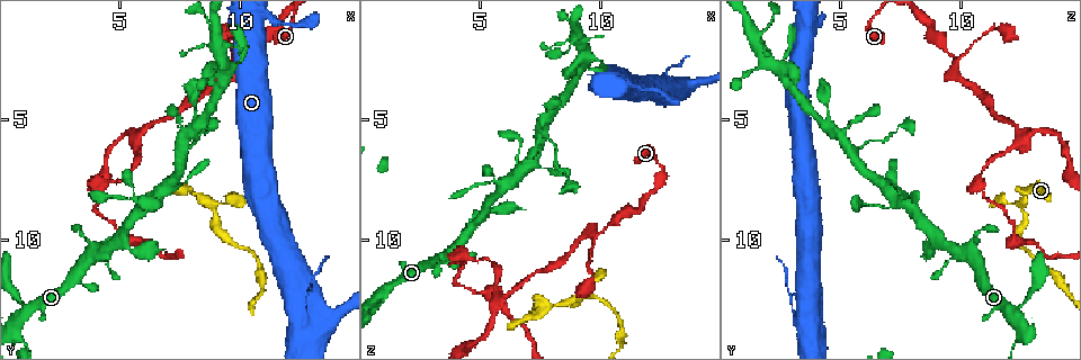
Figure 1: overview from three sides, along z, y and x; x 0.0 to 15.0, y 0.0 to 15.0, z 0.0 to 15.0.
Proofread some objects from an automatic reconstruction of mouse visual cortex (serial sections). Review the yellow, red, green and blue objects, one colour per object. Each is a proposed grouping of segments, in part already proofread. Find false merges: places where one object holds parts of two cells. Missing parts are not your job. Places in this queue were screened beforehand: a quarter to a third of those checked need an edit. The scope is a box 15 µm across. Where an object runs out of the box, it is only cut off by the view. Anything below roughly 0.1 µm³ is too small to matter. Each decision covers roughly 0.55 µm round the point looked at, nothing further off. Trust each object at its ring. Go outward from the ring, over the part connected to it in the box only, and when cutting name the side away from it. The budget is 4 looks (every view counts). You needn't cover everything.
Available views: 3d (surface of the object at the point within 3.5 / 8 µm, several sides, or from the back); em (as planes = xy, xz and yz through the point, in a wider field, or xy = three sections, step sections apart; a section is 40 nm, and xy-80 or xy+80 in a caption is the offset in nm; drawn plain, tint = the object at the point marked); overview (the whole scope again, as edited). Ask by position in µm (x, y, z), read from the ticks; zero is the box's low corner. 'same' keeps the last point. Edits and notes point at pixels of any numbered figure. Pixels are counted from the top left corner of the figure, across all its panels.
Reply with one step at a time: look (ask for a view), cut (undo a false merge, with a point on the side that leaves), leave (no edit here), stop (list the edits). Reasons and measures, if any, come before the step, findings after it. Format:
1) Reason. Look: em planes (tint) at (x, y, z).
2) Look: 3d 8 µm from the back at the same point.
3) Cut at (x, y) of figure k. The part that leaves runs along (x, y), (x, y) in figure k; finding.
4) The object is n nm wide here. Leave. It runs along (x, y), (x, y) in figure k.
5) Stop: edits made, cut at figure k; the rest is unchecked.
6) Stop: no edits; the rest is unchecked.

A fork. Look: 3d 3.5 µm at (10.0, 2.4, 9.8).

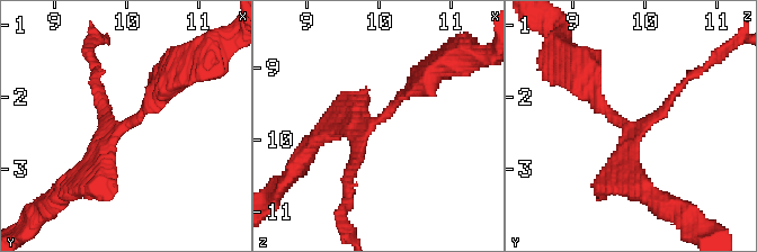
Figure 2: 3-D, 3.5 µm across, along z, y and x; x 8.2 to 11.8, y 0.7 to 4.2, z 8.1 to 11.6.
3 arms meet here; the arms are 150, 200, 250 nm wide. Look: em xy step 3 (tint) at (9.95, 2.40, 9.75).

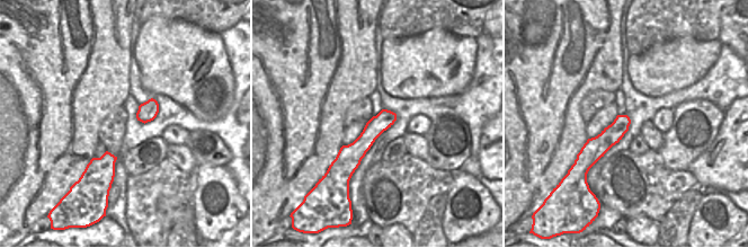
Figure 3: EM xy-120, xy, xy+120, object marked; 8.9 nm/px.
Leave. It runs along (392, 115), (348, 158), (343, 169) in figure 3; continuous, no second cell.

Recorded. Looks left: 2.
Look: 3d 3.5 µm from the back at (6.1, 5.5, 12.4).

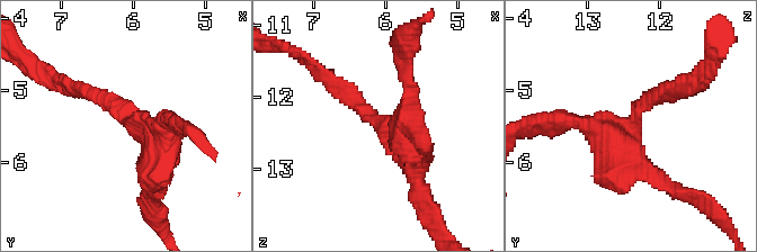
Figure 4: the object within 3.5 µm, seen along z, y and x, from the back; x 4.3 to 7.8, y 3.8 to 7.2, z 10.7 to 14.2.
Need the tissue. Look: em xy step 2 (tint) at (6.00, 5.50, 12.40).

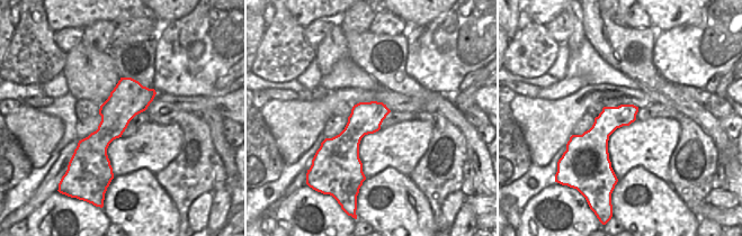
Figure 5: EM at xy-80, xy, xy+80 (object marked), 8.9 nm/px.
Leave. It runs along (82, 87), (127, 115), (159, 177) in figure 4; all the same cell.

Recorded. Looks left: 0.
Stop: no edits; the rest is unchecked.

